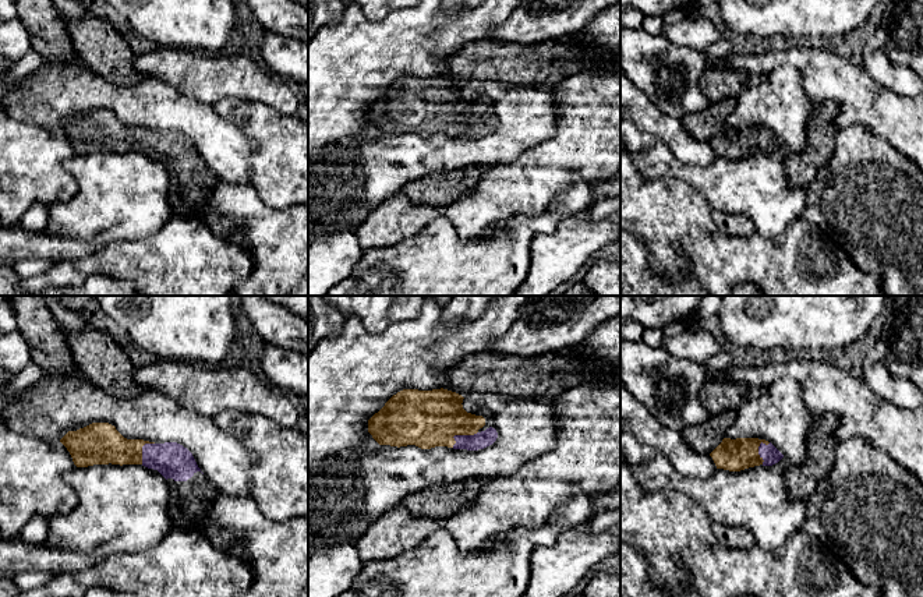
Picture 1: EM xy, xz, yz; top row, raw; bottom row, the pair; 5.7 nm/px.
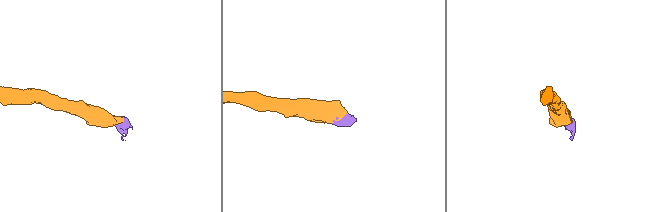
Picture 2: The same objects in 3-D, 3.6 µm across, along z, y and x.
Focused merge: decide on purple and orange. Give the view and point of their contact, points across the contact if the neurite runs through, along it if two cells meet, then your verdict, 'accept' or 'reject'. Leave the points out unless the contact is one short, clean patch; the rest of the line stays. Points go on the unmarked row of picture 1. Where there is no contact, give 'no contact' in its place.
meets purple in xz at (460, 123); runs through xz (481, 127), (460, 123), (449, 112), (427, 106); accept

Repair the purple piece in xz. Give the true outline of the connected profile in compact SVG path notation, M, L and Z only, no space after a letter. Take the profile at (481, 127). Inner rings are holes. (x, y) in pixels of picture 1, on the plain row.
M403 77L393 82L385 93L368 107L368 120L379 133L407 134L415 133L421 137L448 134L453 137L478 138L492 133L498 120L485 113L482 103L467 100L463 96L463 84L448 77Z

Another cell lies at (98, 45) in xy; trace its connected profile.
M88 10L78 21L64 21L74 52L86 68L123 86L131 86L144 78L132 67L137 54L134 45L109 20Z

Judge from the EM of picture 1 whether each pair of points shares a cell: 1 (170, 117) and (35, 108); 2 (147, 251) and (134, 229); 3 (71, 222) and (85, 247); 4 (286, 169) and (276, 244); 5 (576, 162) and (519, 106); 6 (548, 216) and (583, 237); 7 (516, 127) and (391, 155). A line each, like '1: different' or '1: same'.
1: same
2: different
3: different
4: different
5: different
6: different
7: same

